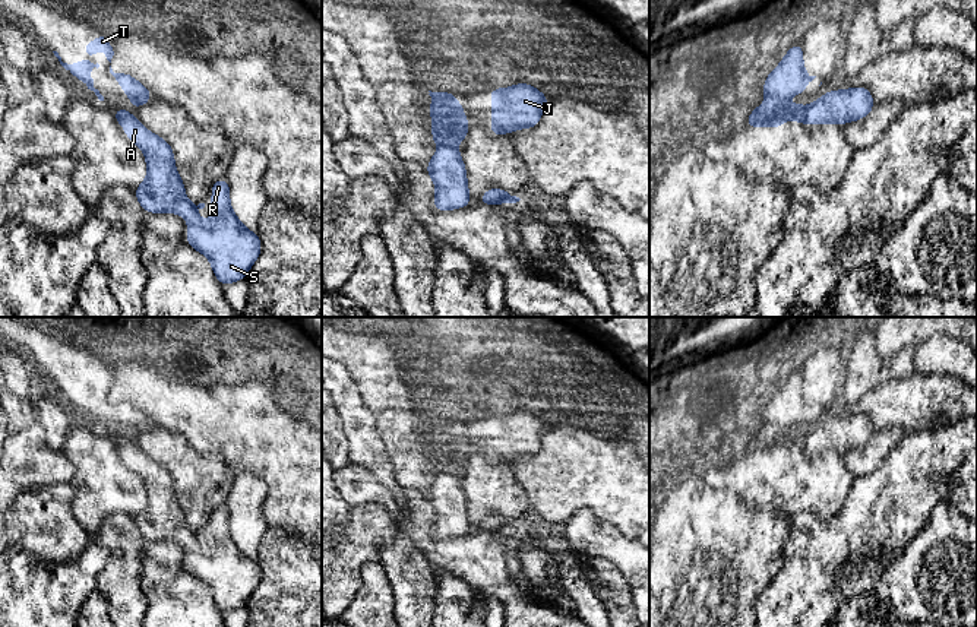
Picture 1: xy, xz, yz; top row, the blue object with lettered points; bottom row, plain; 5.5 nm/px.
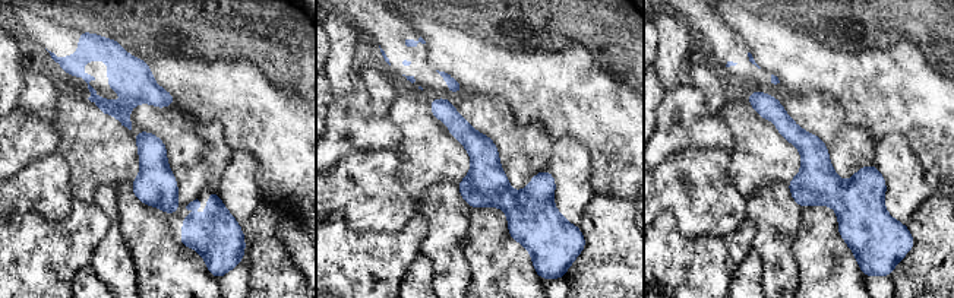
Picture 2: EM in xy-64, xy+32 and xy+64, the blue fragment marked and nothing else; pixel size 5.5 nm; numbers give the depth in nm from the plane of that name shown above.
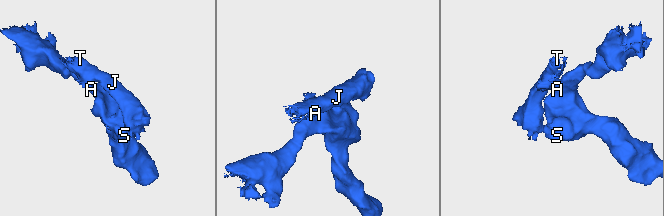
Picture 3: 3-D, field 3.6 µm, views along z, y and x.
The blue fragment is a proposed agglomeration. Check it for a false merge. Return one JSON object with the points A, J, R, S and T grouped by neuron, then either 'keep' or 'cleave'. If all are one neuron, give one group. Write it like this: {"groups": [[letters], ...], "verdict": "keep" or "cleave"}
{"groups": [["A", "R", "S"], ["J", "T"]], "verdict": "cleave"}

